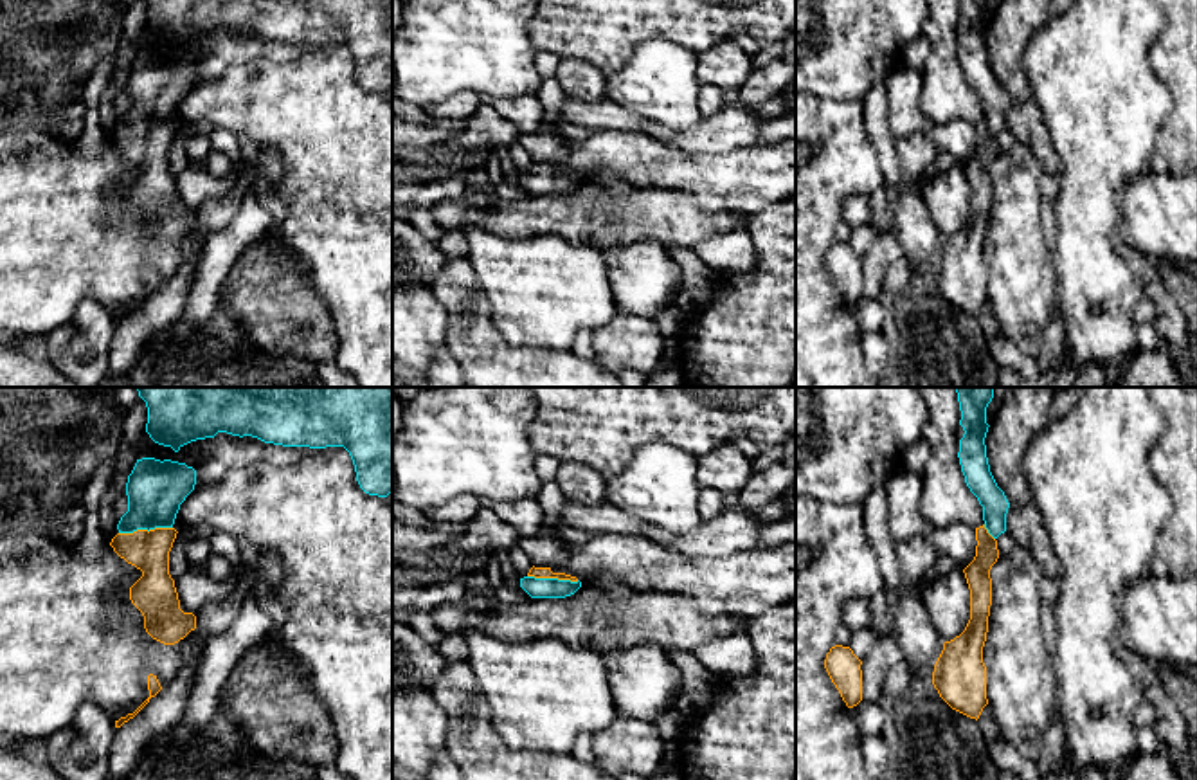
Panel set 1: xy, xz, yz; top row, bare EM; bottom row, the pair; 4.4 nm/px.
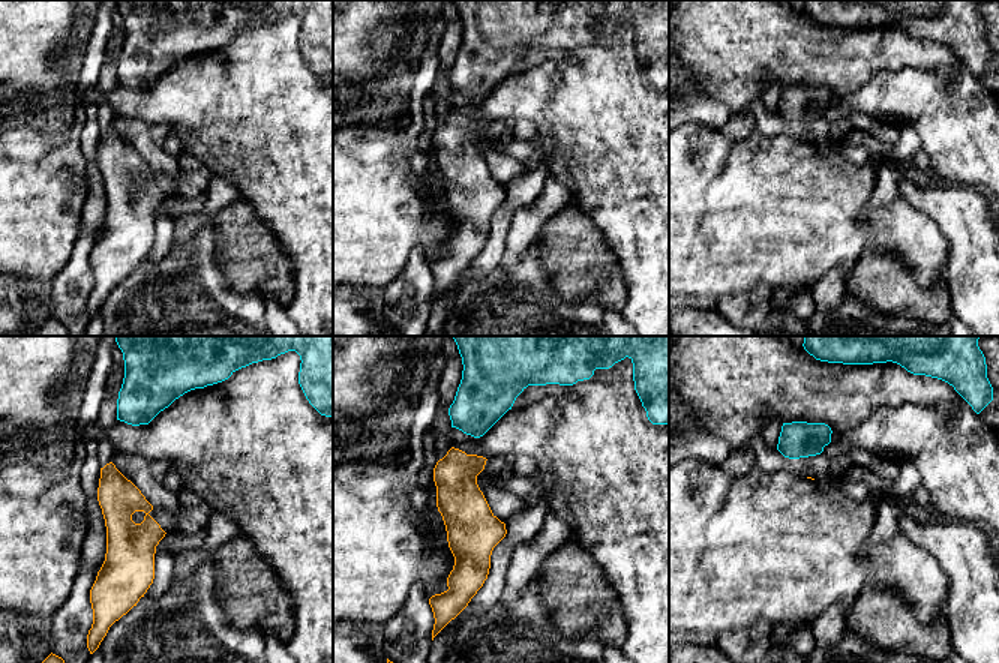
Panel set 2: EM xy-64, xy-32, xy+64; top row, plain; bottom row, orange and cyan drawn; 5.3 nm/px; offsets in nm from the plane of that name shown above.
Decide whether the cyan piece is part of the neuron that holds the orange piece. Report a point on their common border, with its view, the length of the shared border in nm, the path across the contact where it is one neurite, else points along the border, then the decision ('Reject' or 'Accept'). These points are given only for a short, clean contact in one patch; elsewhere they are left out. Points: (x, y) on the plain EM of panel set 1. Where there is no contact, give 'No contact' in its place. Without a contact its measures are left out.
Touches orange at xy (144, 126). Shared border 240 nm. Path across: xy (148, 148), (144, 126), (152, 110), (155, 85). Accept

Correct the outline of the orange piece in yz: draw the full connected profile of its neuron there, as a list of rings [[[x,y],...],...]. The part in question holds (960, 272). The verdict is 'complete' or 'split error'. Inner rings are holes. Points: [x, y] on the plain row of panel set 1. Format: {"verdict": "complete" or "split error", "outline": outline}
{"verdict": "split error", "outline": [[[959,0],[965,31],[959,36],[959,61],[965,79],[983,103],[985,121],[976,124],[976,153],[963,166],[970,186],[970,216],[965,227],[943,240],[934,261],[932,281],[940,294],[956,308],[979,315],[986,295],[986,263],[983,243],[988,229],[992,202],[990,166],[999,155],[997,133],[1006,128],[1010,99],[997,83],[988,54],[985,34],[988,0]]]}

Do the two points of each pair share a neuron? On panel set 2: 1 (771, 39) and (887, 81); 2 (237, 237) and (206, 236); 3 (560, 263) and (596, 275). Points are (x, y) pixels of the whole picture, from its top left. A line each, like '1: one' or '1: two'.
1: two
2: two
3: one

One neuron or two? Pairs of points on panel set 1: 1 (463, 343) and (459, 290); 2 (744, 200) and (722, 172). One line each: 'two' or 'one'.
1: one
2: one

